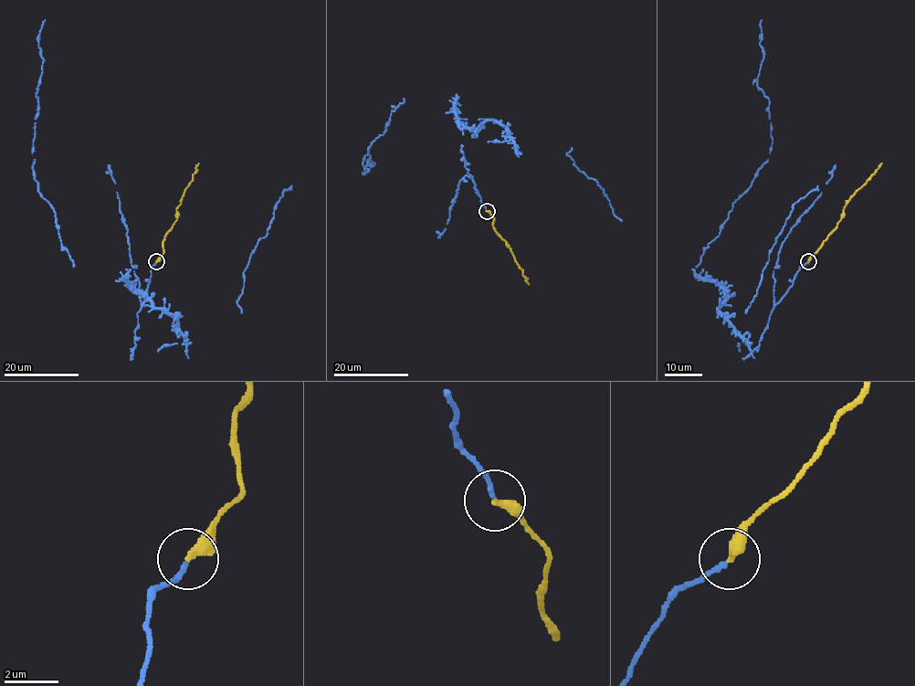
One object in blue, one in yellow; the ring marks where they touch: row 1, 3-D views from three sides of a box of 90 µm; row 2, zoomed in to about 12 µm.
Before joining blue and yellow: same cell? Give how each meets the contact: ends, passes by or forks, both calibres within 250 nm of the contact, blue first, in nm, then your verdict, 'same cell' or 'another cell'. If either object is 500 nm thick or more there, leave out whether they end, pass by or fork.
blue ends; yellow ends; calibres 150 and 360 nm; same cell

